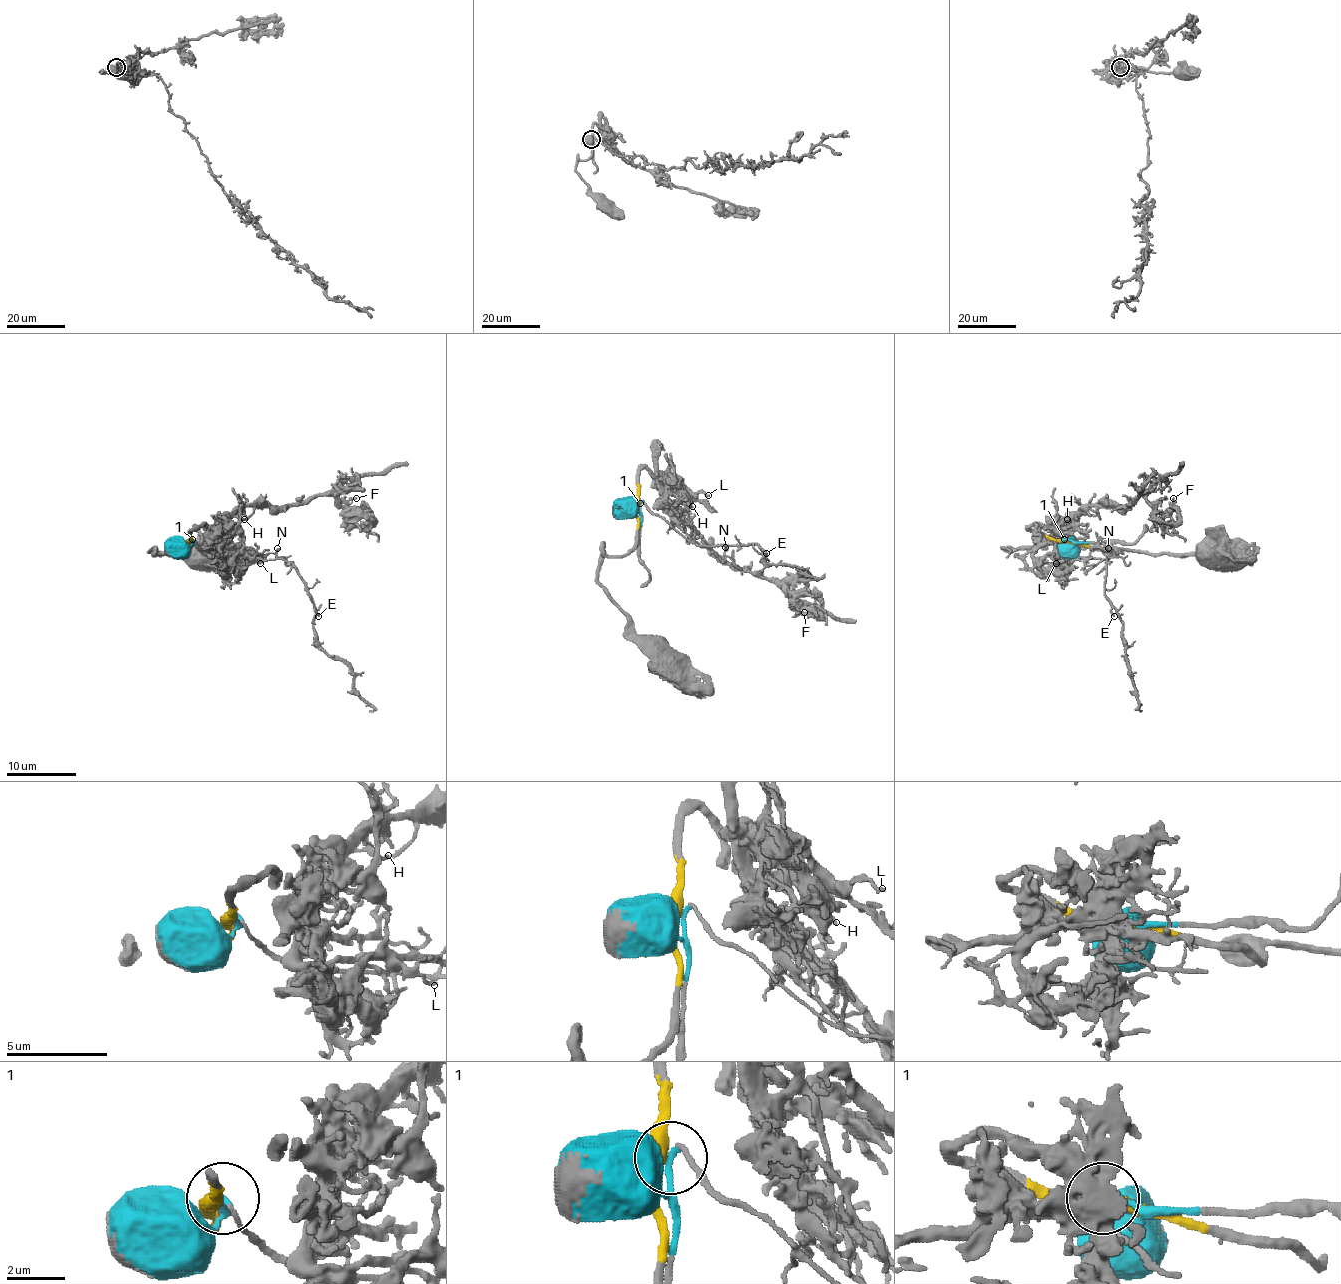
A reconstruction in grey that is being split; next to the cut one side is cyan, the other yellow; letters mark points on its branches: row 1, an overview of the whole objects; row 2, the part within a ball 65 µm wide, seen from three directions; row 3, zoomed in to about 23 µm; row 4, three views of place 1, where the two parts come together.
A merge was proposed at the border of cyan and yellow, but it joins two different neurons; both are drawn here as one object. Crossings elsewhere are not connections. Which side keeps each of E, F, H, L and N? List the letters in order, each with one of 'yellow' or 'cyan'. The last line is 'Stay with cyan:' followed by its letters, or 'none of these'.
E: cyan
F: yellow
H: yellow
L: yellow
N: cyan
Stay with cyan: E, N

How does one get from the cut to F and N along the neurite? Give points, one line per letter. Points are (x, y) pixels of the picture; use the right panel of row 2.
F: (1068, 541), (1033, 532), (1029, 527), (1068, 527), (1083, 511), (1127, 506), (1138, 495), (1162, 513), (1173, 497)
N: (1068, 543), (1073, 544), (1068, 539), (1062, 541), (1076, 557), (1106, 560), (1113, 555), (1108, 548)

